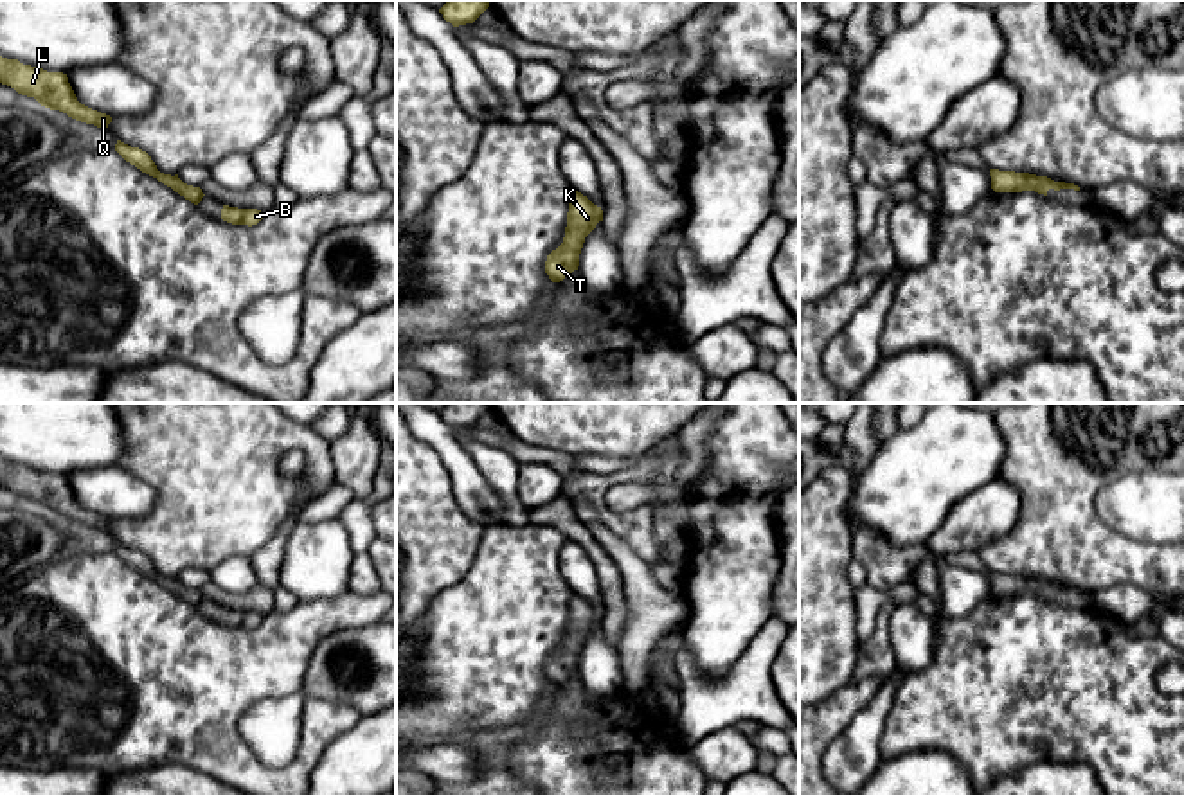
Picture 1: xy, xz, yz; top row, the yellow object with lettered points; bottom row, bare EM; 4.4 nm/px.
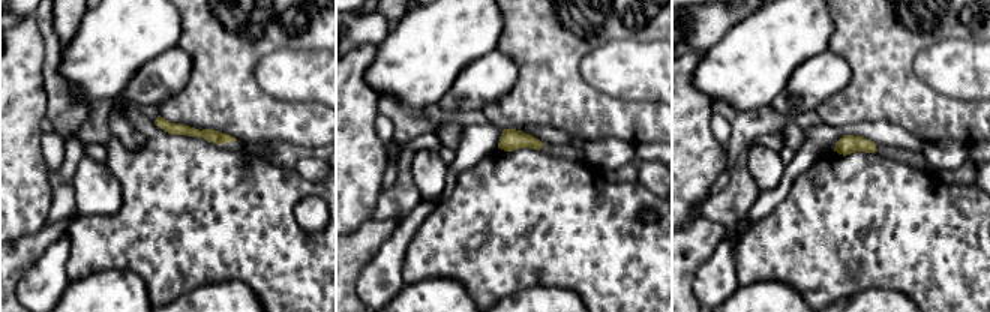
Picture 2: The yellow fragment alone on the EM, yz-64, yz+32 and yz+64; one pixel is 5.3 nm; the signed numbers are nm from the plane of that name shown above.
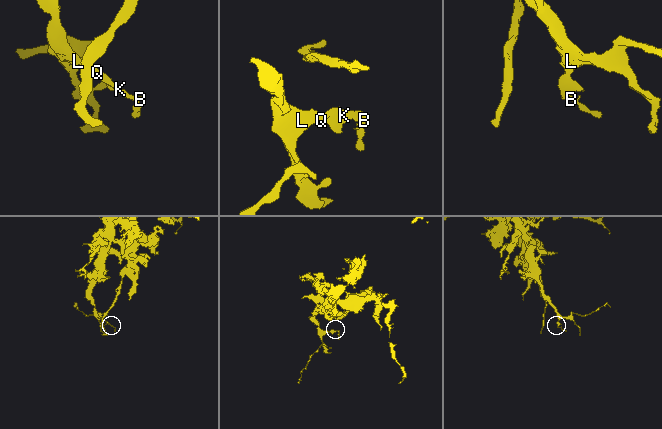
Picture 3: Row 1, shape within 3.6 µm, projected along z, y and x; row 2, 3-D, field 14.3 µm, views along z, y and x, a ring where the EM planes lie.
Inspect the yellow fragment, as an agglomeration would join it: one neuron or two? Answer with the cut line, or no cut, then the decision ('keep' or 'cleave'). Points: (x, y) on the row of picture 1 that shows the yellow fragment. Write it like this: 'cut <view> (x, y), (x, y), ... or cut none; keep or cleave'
cut none; keep

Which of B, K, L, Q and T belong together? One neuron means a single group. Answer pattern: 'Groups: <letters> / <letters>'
Groups: B K L Q T

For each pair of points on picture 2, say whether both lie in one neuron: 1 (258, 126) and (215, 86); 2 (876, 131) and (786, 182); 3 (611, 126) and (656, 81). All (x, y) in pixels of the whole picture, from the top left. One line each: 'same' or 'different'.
1: same
2: same
3: different

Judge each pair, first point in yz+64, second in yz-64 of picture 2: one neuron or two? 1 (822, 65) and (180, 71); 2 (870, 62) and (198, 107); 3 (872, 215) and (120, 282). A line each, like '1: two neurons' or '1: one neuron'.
1: one neuron
2: one neuron
3: two neurons

